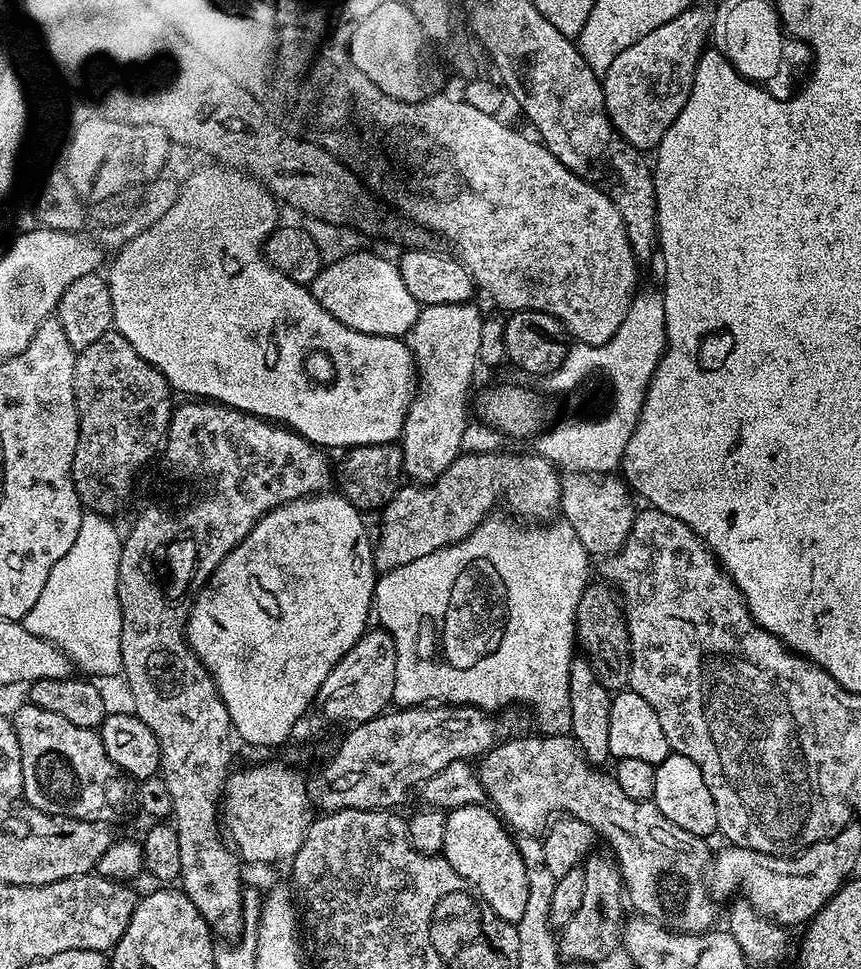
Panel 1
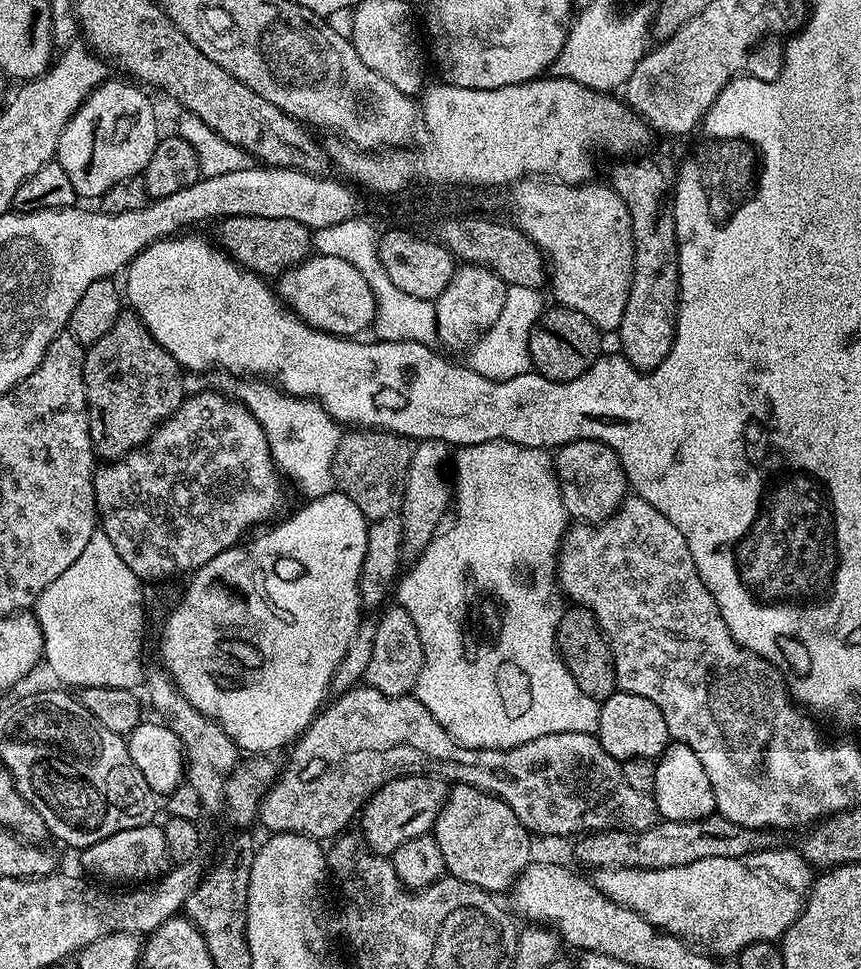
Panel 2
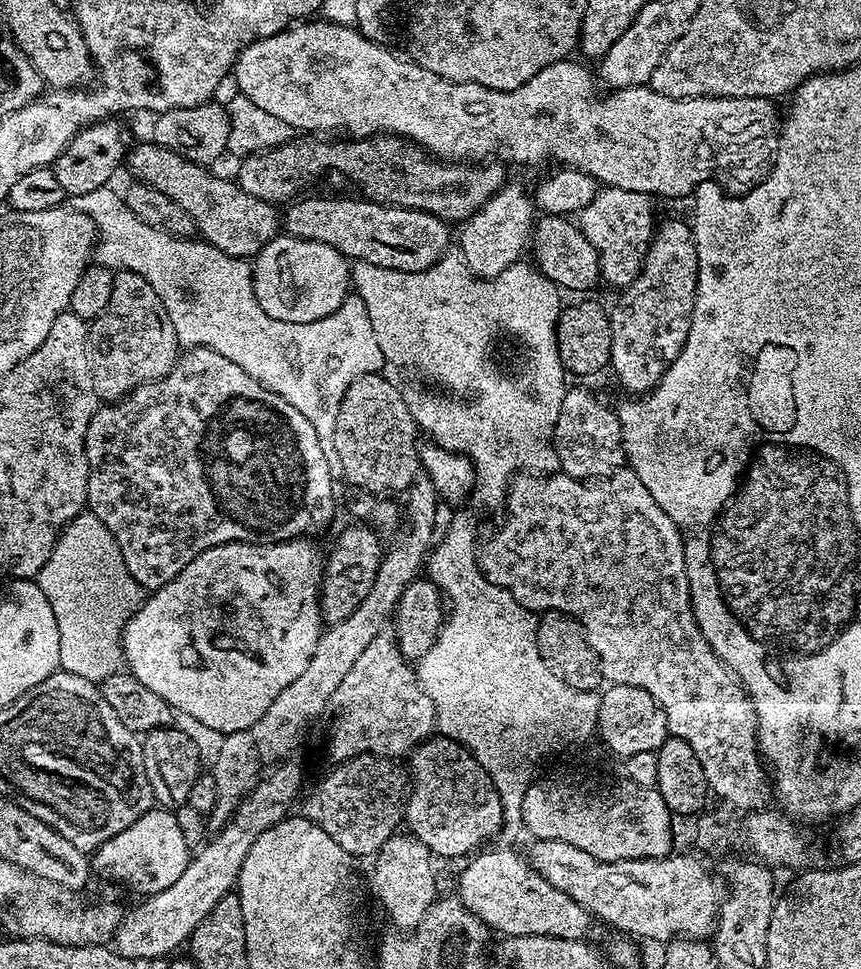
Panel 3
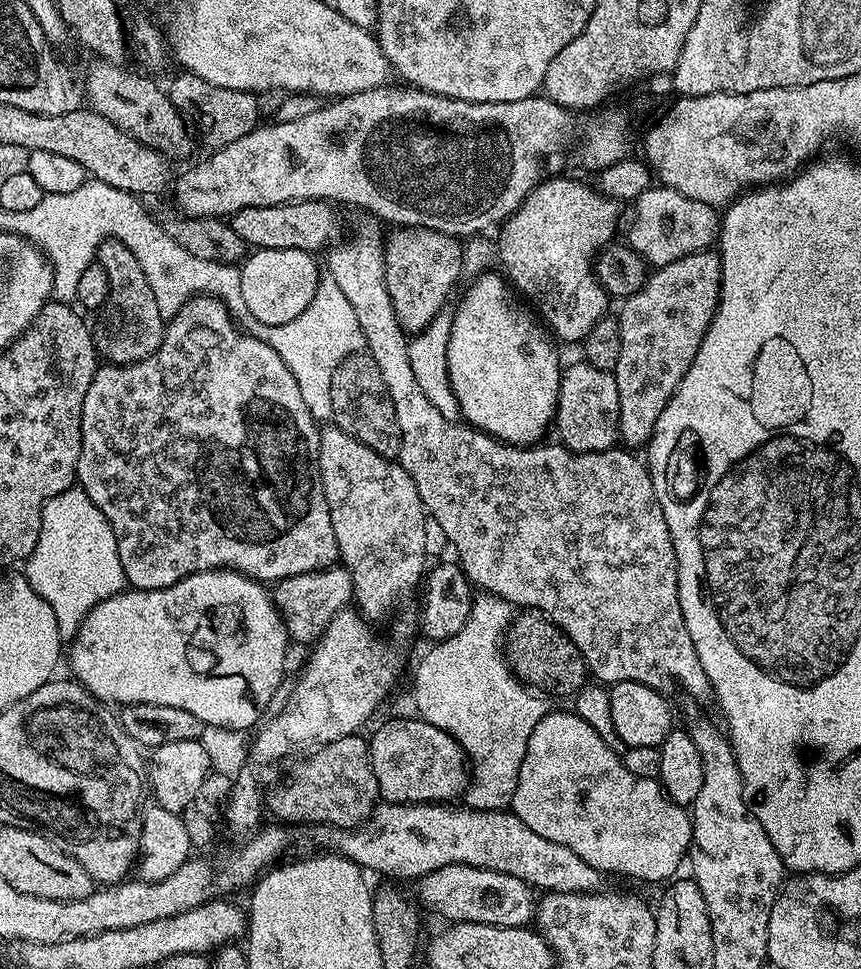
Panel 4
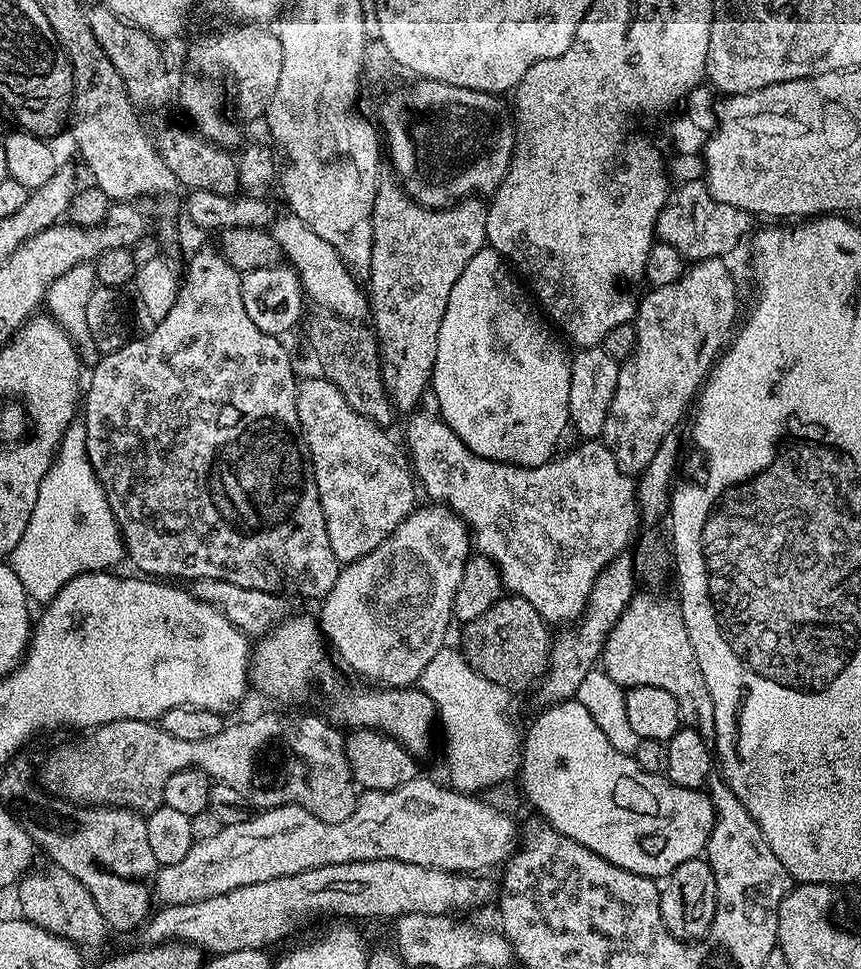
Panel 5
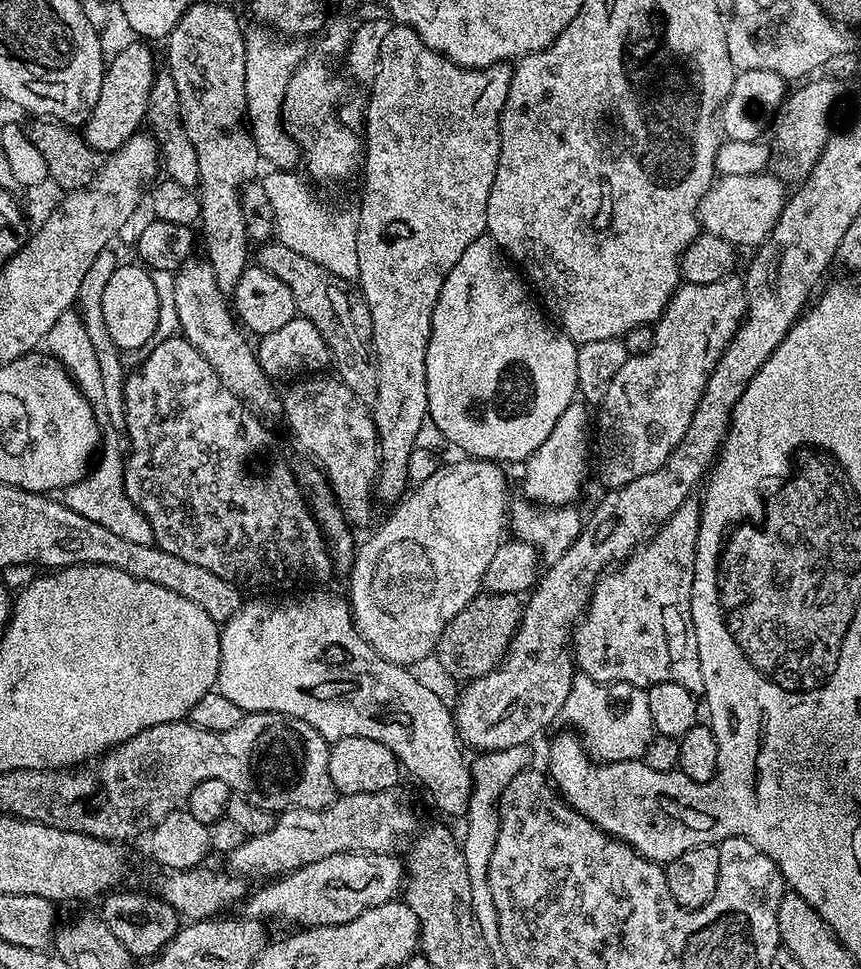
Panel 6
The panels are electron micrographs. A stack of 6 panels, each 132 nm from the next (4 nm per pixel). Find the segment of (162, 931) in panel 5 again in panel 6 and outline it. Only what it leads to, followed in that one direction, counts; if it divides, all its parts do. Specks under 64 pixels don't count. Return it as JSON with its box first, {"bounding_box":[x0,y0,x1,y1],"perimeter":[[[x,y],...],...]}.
{"bounding_box":[243,852,406,928],"perimeter":[[[343,852],[330,854],[330,858],[318,858],[318,862],[310,862],[293,872],[283,873],[269,879],[260,889],[253,891],[243,901],[243,915],[250,920],[269,922],[268,920],[285,920],[288,924],[296,924],[300,928],[317,928],[318,926],[334,926],[342,922],[350,922],[350,918],[358,918],[366,910],[374,906],[382,906],[386,902],[397,899],[401,895],[406,873],[401,857],[386,852]]]}

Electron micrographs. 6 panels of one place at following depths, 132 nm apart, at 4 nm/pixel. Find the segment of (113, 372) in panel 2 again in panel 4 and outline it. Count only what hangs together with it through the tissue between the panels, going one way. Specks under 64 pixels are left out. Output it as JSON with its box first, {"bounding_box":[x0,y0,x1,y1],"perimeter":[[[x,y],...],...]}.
{"bounding_box":[95,239,166,364],"perimeter":[[[107,239],[98,246],[95,263],[101,264],[106,270],[106,278],[110,282],[110,290],[107,298],[104,299],[103,308],[99,309],[100,332],[95,337],[96,351],[109,364],[133,364],[139,360],[150,358],[162,346],[162,338],[166,327],[166,317],[162,310],[158,310],[158,302],[154,299],[153,291],[150,290],[150,282],[138,263],[138,258],[120,240]]]}

